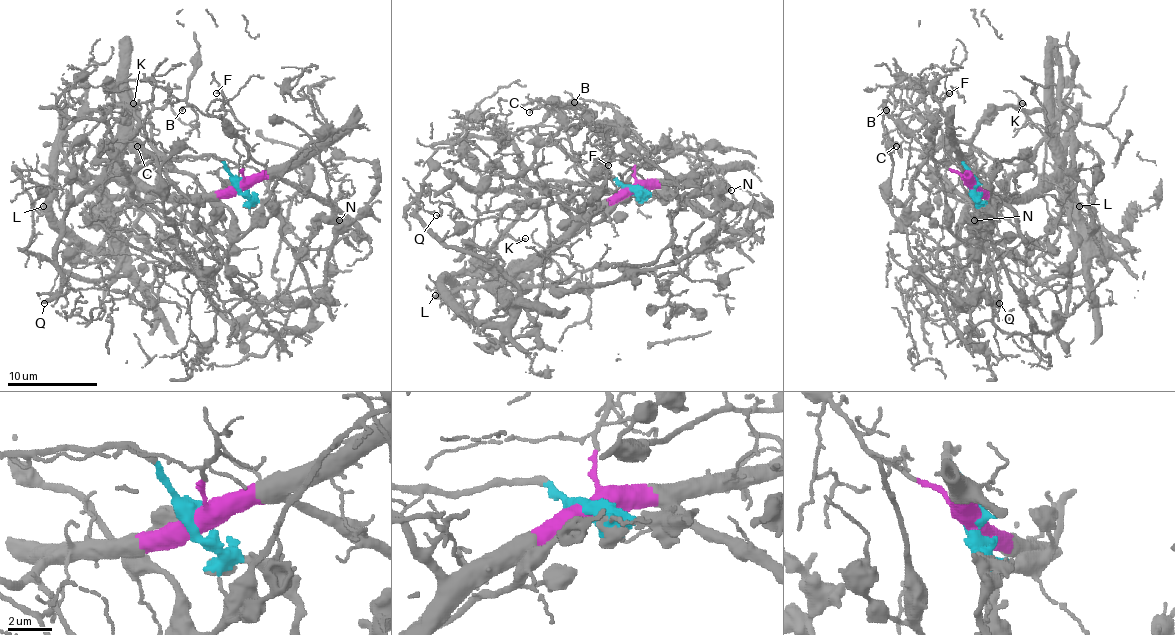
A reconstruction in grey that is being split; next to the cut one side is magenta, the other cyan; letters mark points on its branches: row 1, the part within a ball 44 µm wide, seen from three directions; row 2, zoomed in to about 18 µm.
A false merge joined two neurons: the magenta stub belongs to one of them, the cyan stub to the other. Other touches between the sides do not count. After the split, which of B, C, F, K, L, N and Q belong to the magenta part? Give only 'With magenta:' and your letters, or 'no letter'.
With magenta: B, C, F, L

